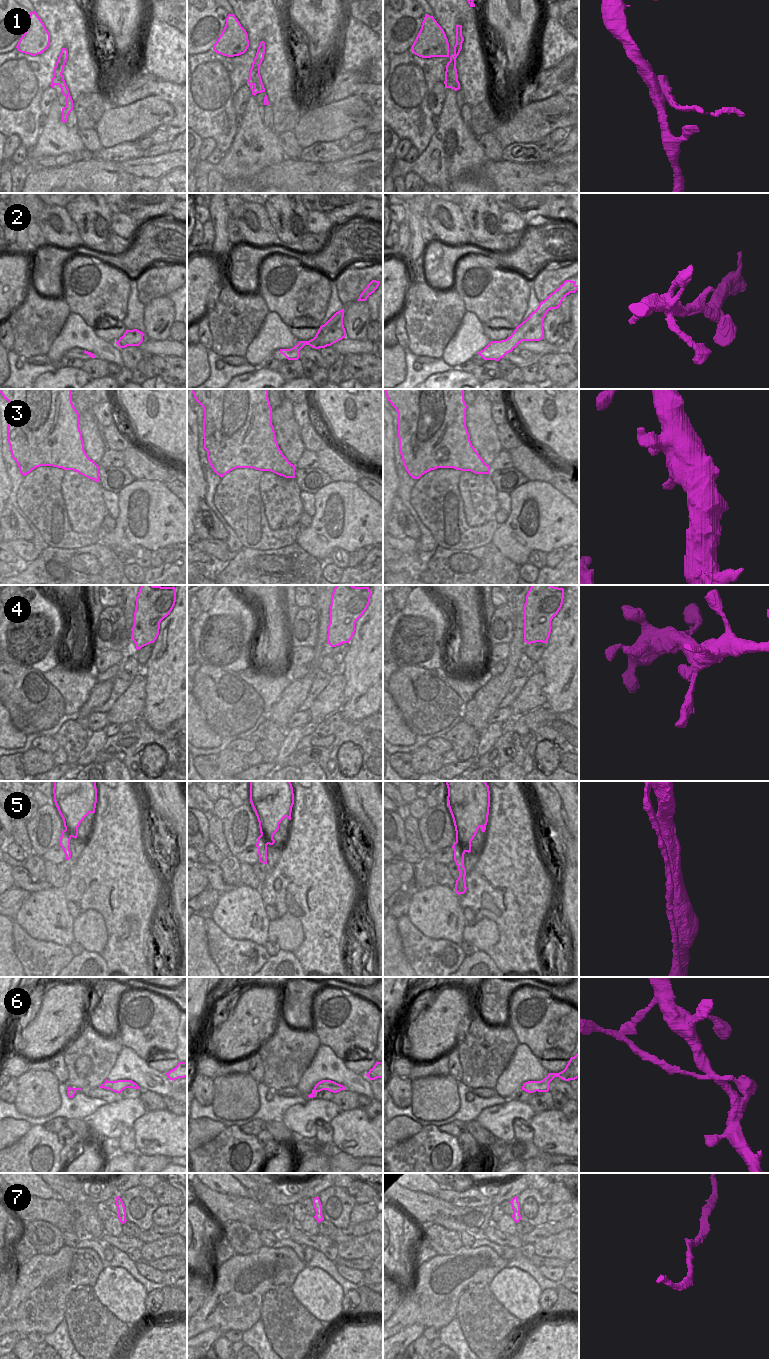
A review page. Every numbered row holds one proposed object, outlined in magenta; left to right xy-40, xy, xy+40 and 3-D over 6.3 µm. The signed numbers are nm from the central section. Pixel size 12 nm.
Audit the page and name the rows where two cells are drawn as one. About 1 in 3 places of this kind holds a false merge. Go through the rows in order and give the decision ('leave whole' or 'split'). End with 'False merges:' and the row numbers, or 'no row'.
1: split
2: leave whole
3: leave whole
4: leave whole
5: leave whole
6: split
7: leave whole
False merges: 1, 6

